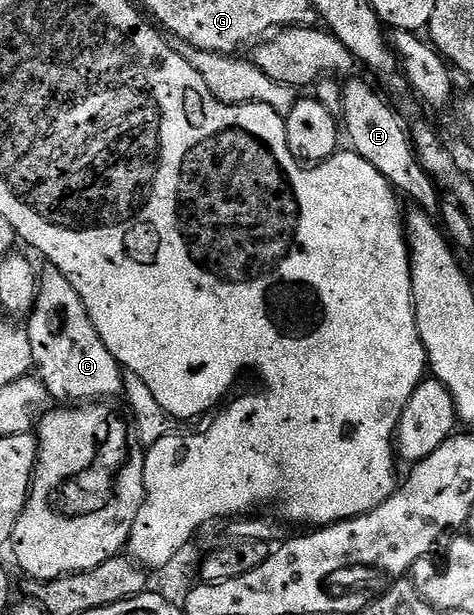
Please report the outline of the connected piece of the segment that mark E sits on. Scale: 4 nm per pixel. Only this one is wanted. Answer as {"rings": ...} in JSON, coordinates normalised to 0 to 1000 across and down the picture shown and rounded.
{"rings":[[[743,132],[724,140],[726,177],[722,210],[741,247],[753,249],[797,285],[806,285],[825,298],[838,315],[869,325],[867,332],[899,350],[926,354],[932,332],[932,314],[918,294],[890,272],[878,257],[878,244],[869,241],[869,226],[857,208],[857,197],[842,190],[789,146],[759,132]]]}

